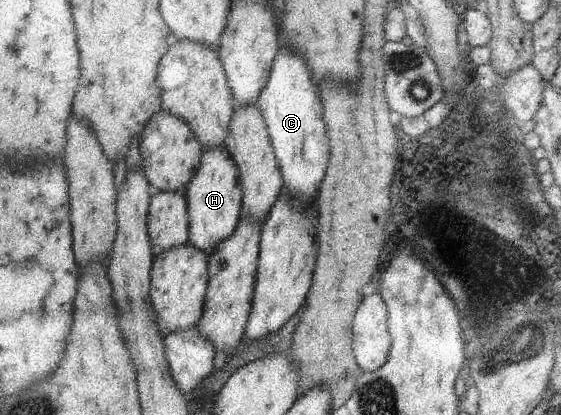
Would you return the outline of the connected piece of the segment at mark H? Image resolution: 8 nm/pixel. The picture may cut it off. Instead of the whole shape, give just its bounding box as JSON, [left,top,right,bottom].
[186,146,243,255]

